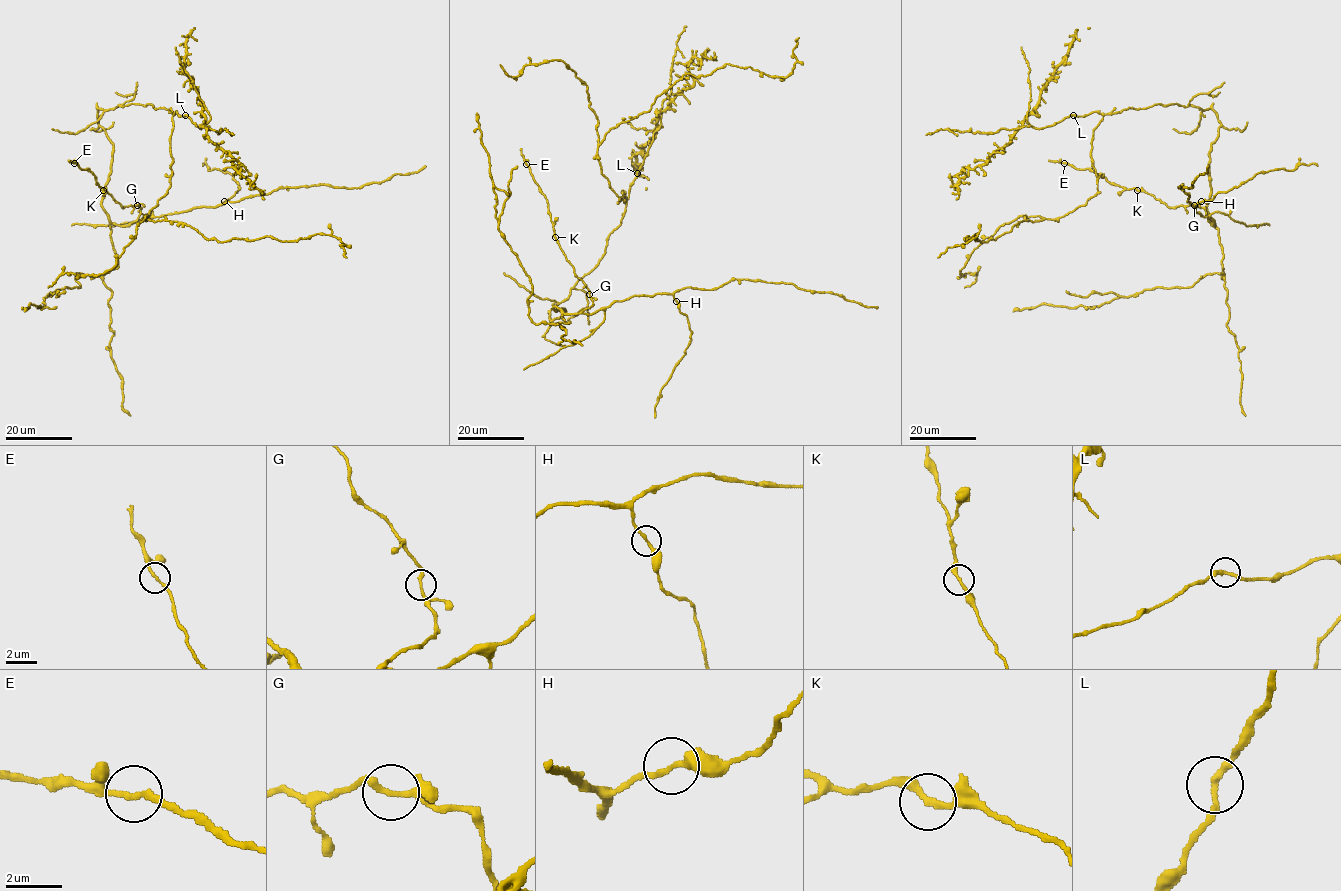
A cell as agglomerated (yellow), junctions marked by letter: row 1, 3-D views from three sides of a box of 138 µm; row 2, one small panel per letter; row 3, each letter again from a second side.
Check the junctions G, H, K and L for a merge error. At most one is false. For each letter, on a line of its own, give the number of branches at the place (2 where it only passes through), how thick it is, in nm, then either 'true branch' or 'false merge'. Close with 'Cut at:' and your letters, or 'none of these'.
G: branches 2; calibre 200 nm; true branch
H: branches 2; calibre 240 nm; true branch
K: branches 2; calibre 240 nm; true branch
L: branches 2; calibre 240 nm; true branch
Cut at: none of these

